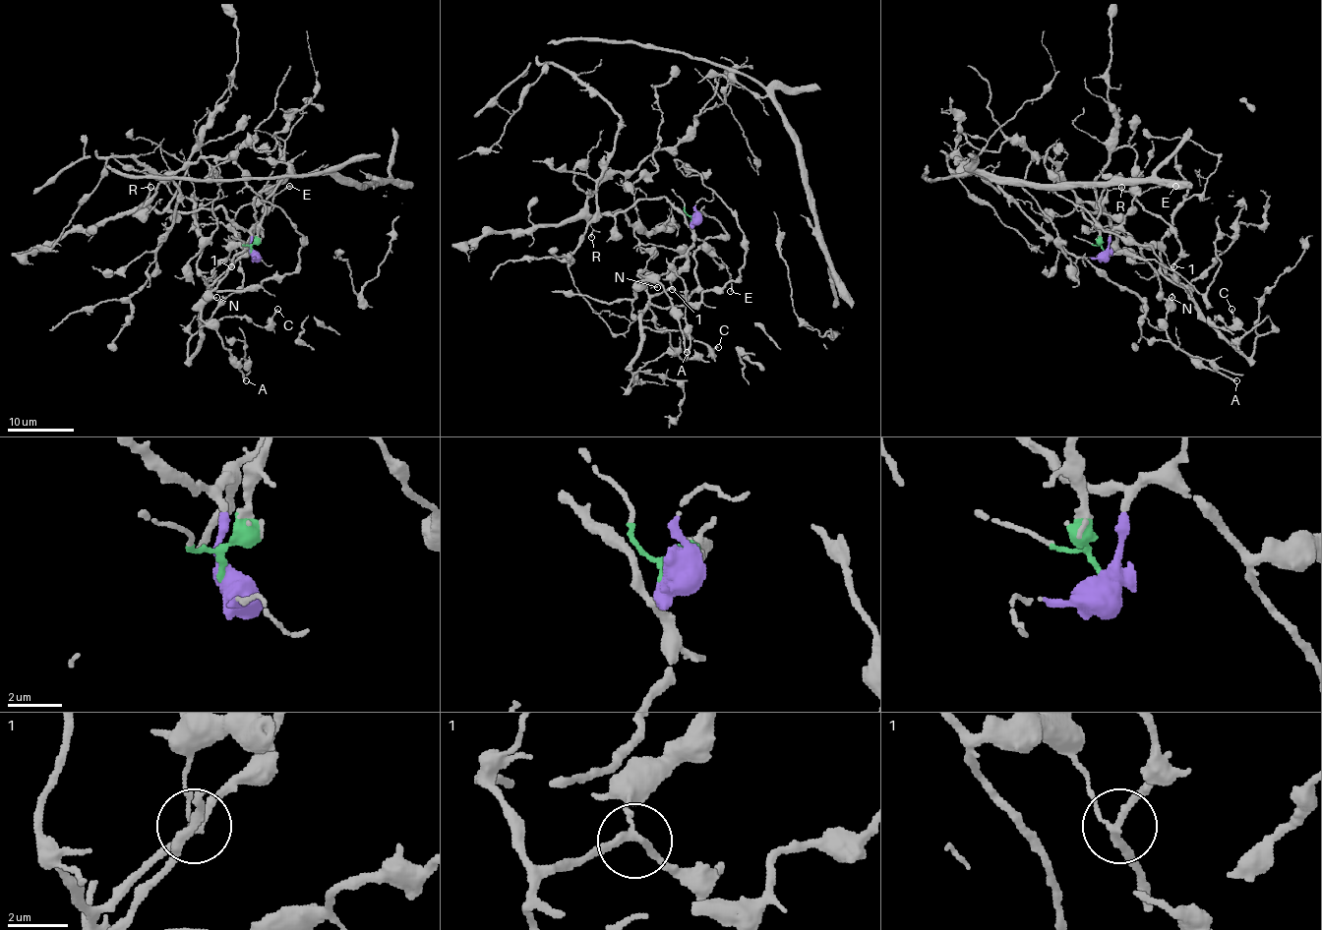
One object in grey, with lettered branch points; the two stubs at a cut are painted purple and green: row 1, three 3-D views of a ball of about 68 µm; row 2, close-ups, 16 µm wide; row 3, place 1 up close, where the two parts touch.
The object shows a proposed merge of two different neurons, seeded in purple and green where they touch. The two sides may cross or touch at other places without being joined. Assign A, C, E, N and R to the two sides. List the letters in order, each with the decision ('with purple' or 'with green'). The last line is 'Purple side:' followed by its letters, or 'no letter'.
A: with purple
C: with green
E: with purple
N: with purple
R: with purple
Purple side: A, E, N, R

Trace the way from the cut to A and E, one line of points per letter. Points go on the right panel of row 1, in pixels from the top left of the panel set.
A: (1104, 252), (1109, 235), (1122, 228), (1157, 275), (1171, 343), (1236, 379)
E: (1104, 252), (1109, 245), (1109, 235), (1116, 228), (1137, 195), (1150, 187), (1175, 185)

